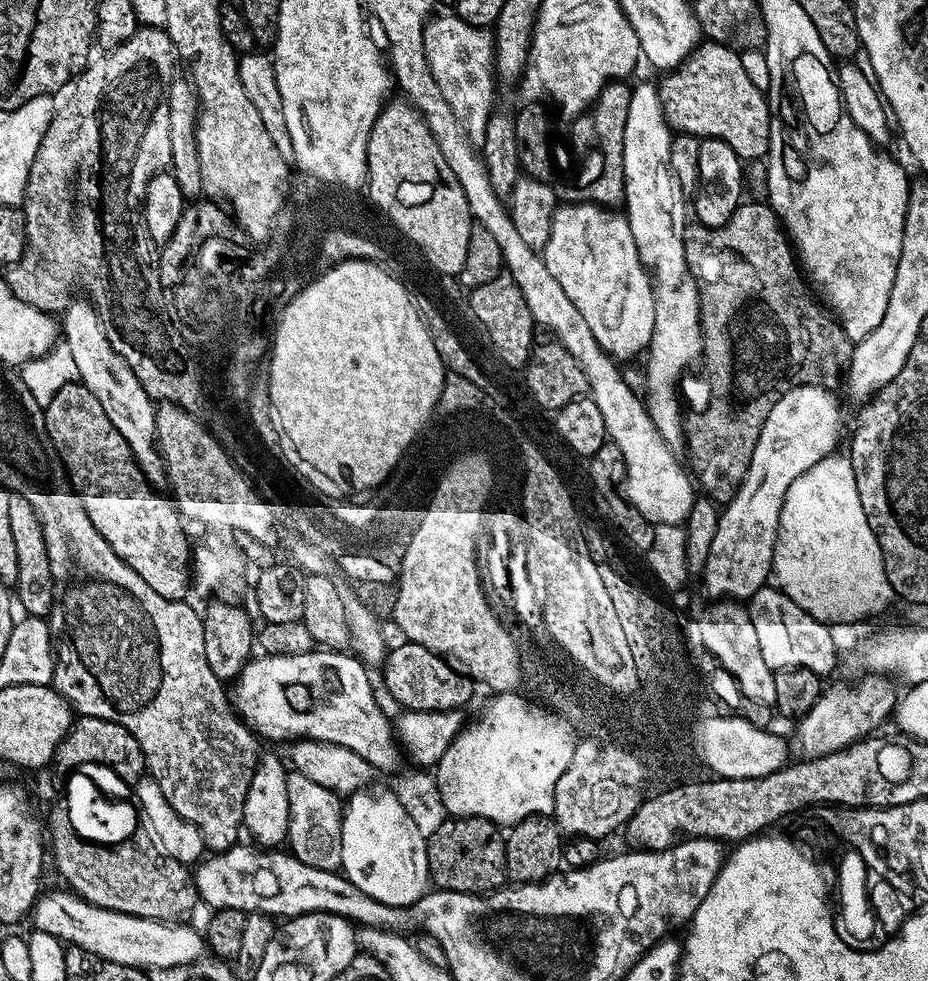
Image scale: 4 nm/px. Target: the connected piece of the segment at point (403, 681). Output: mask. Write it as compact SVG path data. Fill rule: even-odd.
M400 642L396 649L389 651L382 661L384 684L388 692L410 712L450 712L463 709L464 703L472 696L474 682L452 667L444 657L418 646Z

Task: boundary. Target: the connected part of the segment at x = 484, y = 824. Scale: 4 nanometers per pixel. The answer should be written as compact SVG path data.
M477 816L444 818L433 830L428 841L428 879L445 892L465 892L479 896L505 887L506 870L505 833L501 825Z

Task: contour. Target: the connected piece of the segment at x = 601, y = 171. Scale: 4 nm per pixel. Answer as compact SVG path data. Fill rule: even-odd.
M628 82L607 84L594 103L571 121L572 136L580 147L580 169L576 172L576 181L562 192L565 201L599 204L610 209L623 205L622 138L626 138L626 118L630 111L632 89L633 85Z

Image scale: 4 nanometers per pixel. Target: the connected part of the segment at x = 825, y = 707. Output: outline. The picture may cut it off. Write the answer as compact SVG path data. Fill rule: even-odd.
M868 674L856 684L856 689L840 684L837 688L825 687L815 706L799 717L794 748L803 759L813 760L834 750L842 750L856 740L863 740L875 733L884 719L893 715L898 703L898 692L892 689L893 681L879 674Z

